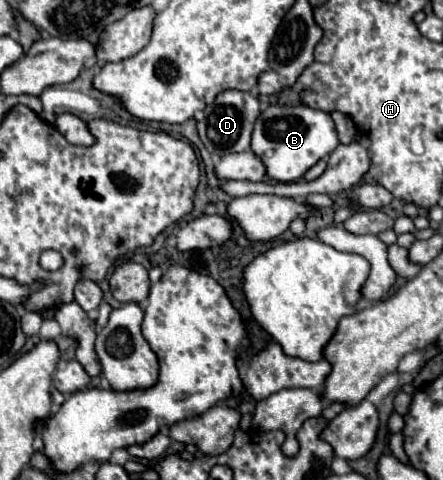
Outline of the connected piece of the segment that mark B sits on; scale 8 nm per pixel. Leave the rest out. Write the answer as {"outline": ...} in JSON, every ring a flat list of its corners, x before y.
{"outline":[[271,103,255,121,251,151,263,161,265,171,271,179,291,183,305,175,319,159,327,157,339,145,335,123,329,113,299,105,277,105]]}

